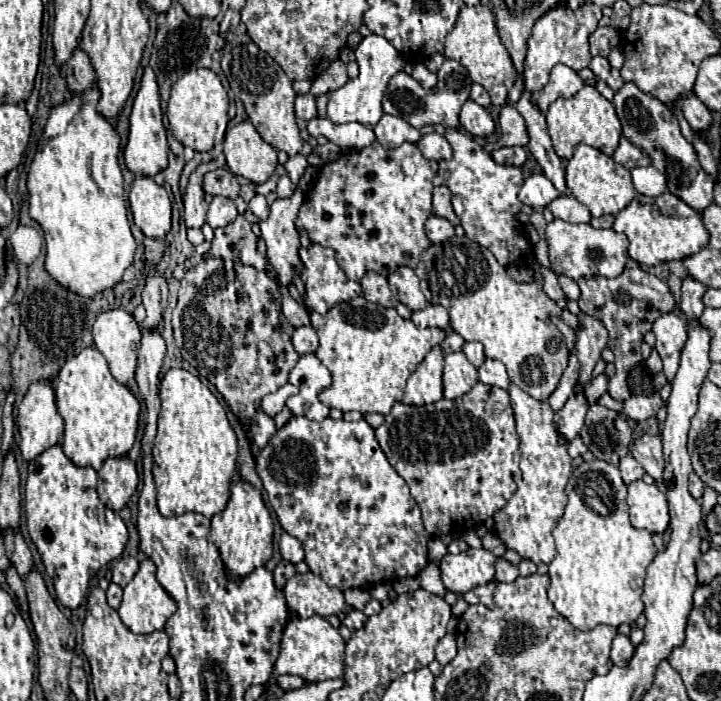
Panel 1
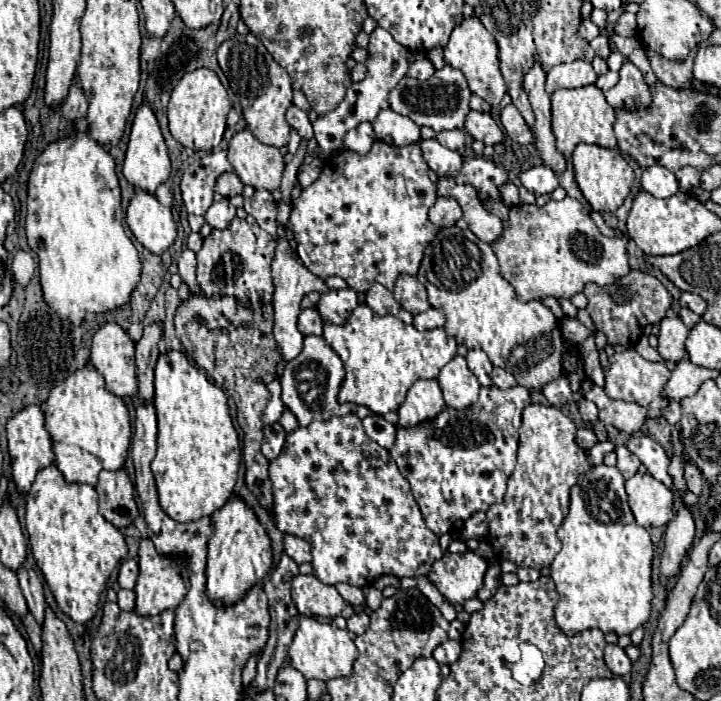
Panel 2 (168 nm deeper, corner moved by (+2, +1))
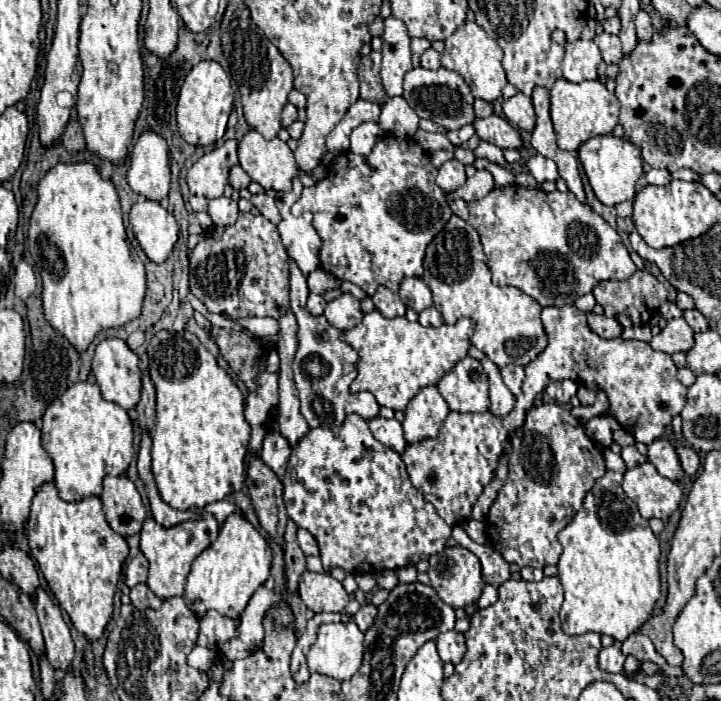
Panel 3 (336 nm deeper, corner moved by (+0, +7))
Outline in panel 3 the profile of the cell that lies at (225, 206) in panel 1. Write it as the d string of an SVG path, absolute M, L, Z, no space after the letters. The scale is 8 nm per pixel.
M216 197L208 203L208 215L212 217L214 225L232 225L238 217L238 203L228 197Z

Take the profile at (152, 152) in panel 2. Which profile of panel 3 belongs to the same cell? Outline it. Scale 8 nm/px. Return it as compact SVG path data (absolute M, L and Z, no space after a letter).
M152 131L140 135L130 157L128 183L134 193L150 201L162 201L168 197L170 189L168 145L160 135Z

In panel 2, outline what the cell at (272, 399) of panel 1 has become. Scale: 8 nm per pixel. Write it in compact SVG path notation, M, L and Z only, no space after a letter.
M274 379L272 383L268 383L268 389L270 389L270 401L264 407L264 415L262 415L264 425L276 423L284 411L284 403L280 401L280 381Z

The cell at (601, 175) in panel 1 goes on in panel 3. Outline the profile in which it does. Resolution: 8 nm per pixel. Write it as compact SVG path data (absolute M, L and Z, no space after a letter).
M598 135L598 137L592 137L586 143L582 143L582 147L578 149L578 157L586 171L590 187L594 189L596 197L604 205L612 207L622 201L634 199L636 185L644 173L640 149L634 143L630 143L628 139L622 139L622 137L614 137L614 135Z

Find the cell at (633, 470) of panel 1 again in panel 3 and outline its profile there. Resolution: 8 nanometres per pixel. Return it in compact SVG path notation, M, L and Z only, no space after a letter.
M628 445L622 449L622 459L624 459L626 467L636 467L646 461L646 455L642 455L634 445Z

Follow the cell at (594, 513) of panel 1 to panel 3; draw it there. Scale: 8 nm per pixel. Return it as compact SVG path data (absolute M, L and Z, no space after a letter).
M606 471L606 475L596 481L572 523L558 533L558 541L564 547L558 561L558 579L564 587L564 605L560 611L562 629L568 635L596 631L600 635L610 635L614 641L626 641L626 637L636 633L652 615L660 597L660 543L648 527L648 521L640 517L634 501L630 501L622 491L622 473Z

